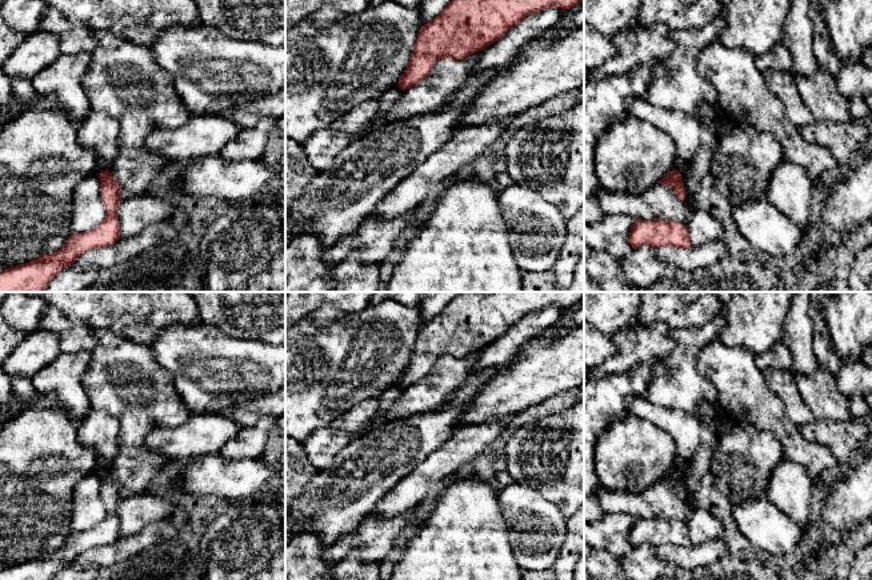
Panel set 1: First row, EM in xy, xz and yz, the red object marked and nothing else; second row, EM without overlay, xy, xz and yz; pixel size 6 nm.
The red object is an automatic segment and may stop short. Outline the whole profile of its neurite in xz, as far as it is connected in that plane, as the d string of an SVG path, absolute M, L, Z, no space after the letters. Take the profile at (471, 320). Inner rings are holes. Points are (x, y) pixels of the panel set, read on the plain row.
M459 292L432 320L424 323L417 333L415 348L397 385L403 389L427 377L440 357L464 359L500 339L527 315L549 305L571 308L584 299L584 292Z

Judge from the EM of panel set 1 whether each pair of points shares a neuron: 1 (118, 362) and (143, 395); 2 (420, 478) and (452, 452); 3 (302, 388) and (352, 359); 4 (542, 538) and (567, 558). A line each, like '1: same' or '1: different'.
1: same
2: same
3: same
4: different

